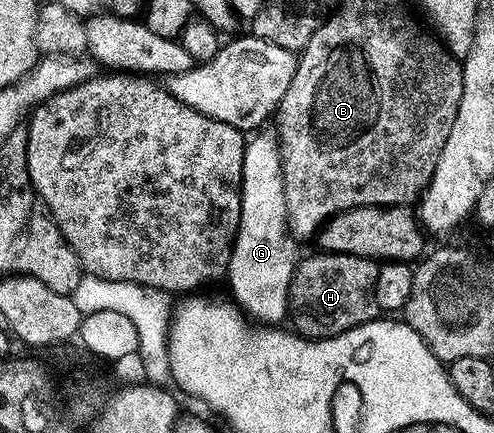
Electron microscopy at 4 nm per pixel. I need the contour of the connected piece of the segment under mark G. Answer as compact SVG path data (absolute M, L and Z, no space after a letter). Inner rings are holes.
M259 130L253 136L255 139L251 138L247 142L244 153L242 213L238 236L234 239L234 253L230 258L228 284L233 302L251 320L259 319L256 321L262 325L278 325L288 315L290 286L300 262L300 254L299 244L291 234L286 218L282 153L278 150L278 136L273 130L266 130Z

